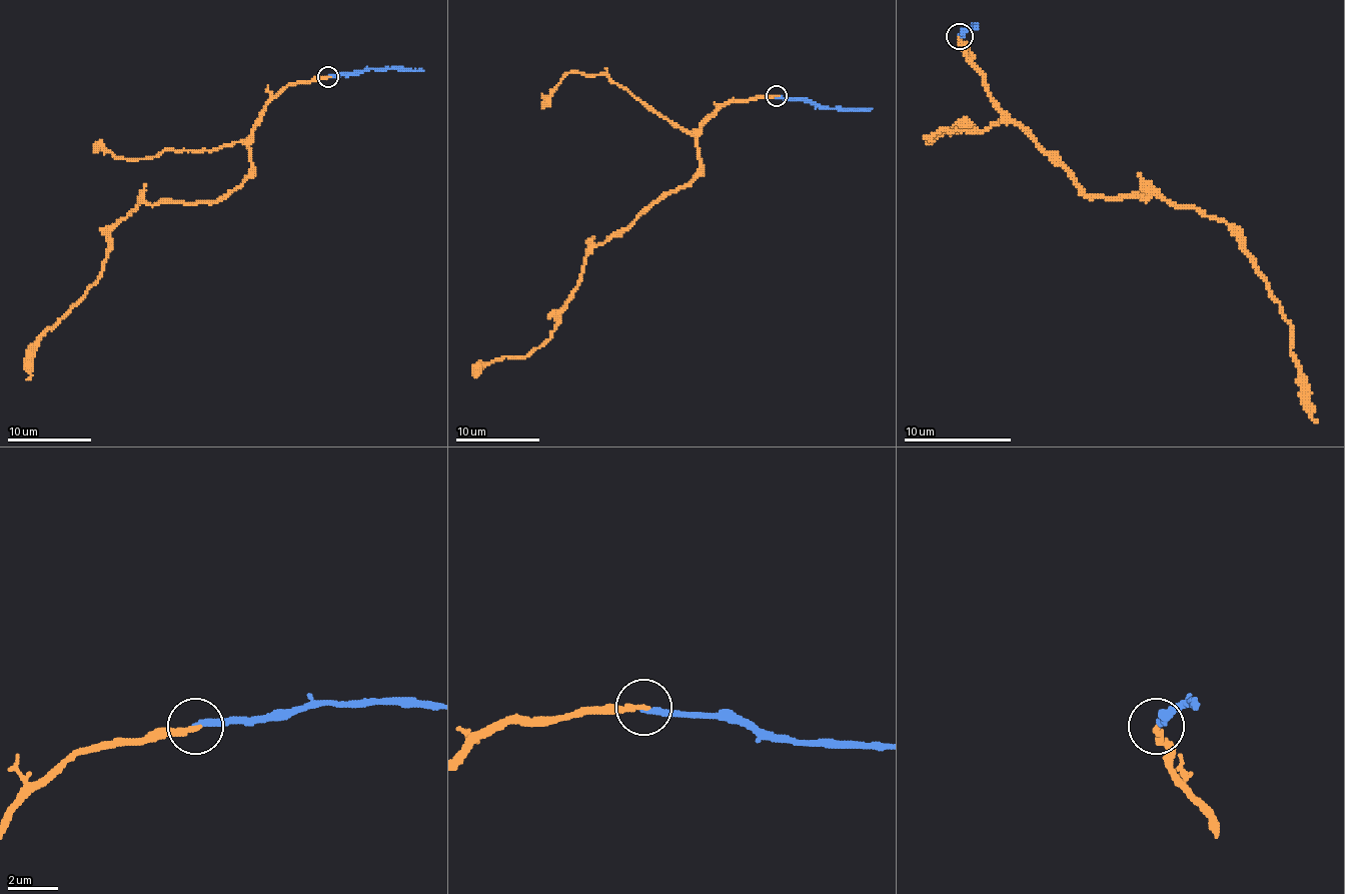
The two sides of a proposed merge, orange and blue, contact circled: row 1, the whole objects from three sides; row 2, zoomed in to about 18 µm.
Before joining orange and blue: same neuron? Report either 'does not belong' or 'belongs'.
belongs

